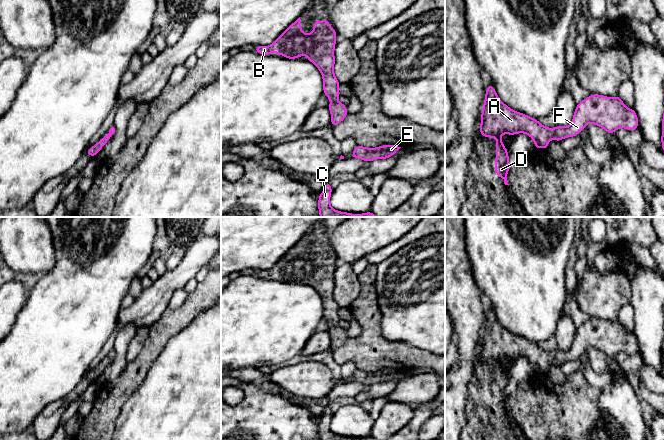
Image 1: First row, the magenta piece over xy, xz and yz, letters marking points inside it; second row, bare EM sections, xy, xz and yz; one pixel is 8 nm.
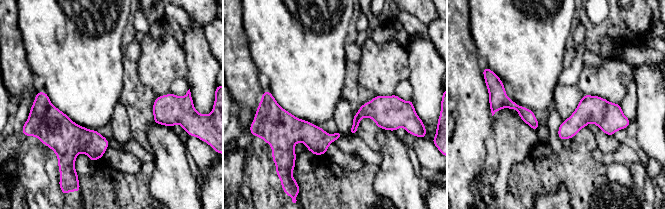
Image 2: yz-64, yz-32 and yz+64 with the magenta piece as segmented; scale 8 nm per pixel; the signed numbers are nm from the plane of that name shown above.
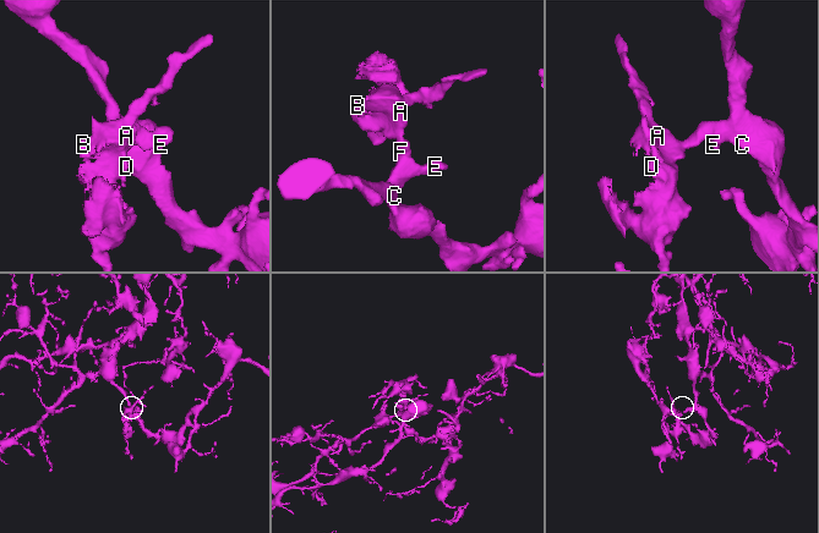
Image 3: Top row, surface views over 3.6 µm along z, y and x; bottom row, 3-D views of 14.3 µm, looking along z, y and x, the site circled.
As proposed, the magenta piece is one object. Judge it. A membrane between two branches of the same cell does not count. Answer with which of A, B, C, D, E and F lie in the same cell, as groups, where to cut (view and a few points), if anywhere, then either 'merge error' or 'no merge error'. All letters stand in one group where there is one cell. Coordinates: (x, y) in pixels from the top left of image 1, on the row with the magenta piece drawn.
A B C D E F | no cut | no merge error

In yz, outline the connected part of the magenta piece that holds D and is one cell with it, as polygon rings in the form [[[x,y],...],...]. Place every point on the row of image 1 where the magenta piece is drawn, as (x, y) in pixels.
[[[490,84],[486,87],[479,132],[486,138],[496,138],[494,171],[504,180],[505,185],[509,185],[507,174],[510,162],[508,151],[502,143],[502,134],[525,133],[535,142],[534,149],[547,149],[552,138],[560,142],[564,138],[577,136],[588,123],[603,128],[609,134],[621,127],[628,131],[638,130],[635,110],[627,108],[618,95],[606,97],[592,94],[576,105],[572,122],[568,127],[558,125],[551,129],[543,126],[538,120],[505,105]]]

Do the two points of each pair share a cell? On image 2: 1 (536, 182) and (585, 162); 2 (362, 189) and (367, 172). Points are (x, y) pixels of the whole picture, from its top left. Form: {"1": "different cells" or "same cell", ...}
{"1": "same cell", "2": "same cell"}

